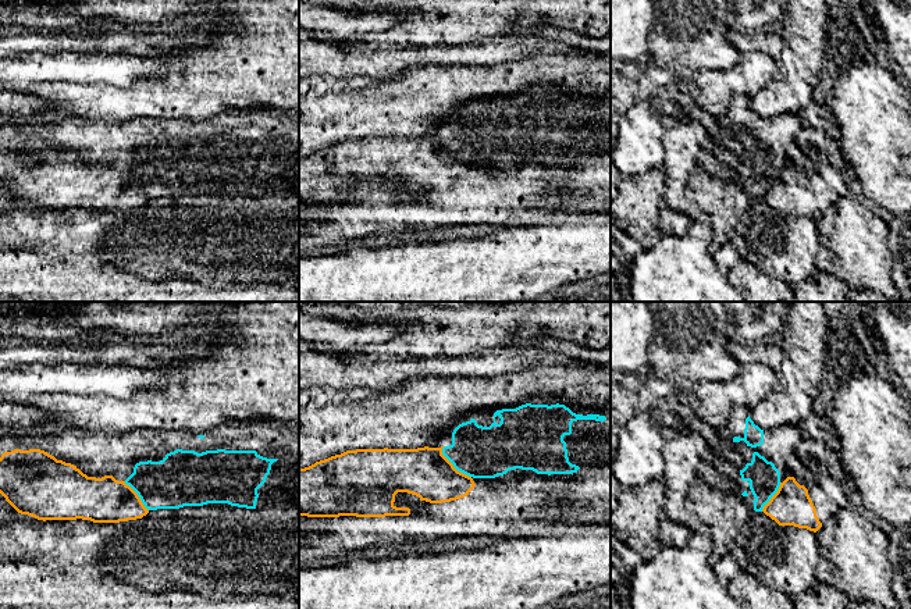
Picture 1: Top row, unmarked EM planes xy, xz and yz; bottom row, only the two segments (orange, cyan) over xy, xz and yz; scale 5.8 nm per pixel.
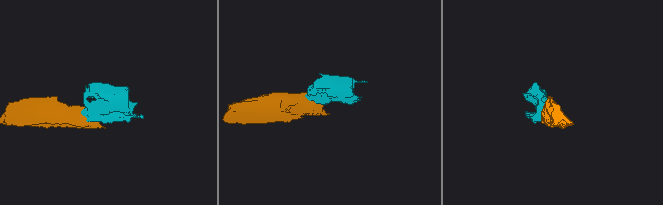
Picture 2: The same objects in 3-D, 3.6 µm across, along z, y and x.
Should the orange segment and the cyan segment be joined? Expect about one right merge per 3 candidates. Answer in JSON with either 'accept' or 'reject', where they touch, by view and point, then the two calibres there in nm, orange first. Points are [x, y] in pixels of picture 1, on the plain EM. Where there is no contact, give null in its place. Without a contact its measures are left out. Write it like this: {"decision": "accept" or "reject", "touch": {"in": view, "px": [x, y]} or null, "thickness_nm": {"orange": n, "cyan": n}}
{"decision": "reject", "touch": {"in": "xz", "px": [452, 153]}, "thickness_nm": {"orange": 280, "cyan": 300}}

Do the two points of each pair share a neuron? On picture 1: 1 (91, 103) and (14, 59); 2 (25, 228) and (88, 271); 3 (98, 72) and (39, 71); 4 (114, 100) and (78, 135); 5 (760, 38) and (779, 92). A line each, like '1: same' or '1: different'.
1: different
2: different
3: same
4: different
5: different

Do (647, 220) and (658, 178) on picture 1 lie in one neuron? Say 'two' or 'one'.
one

